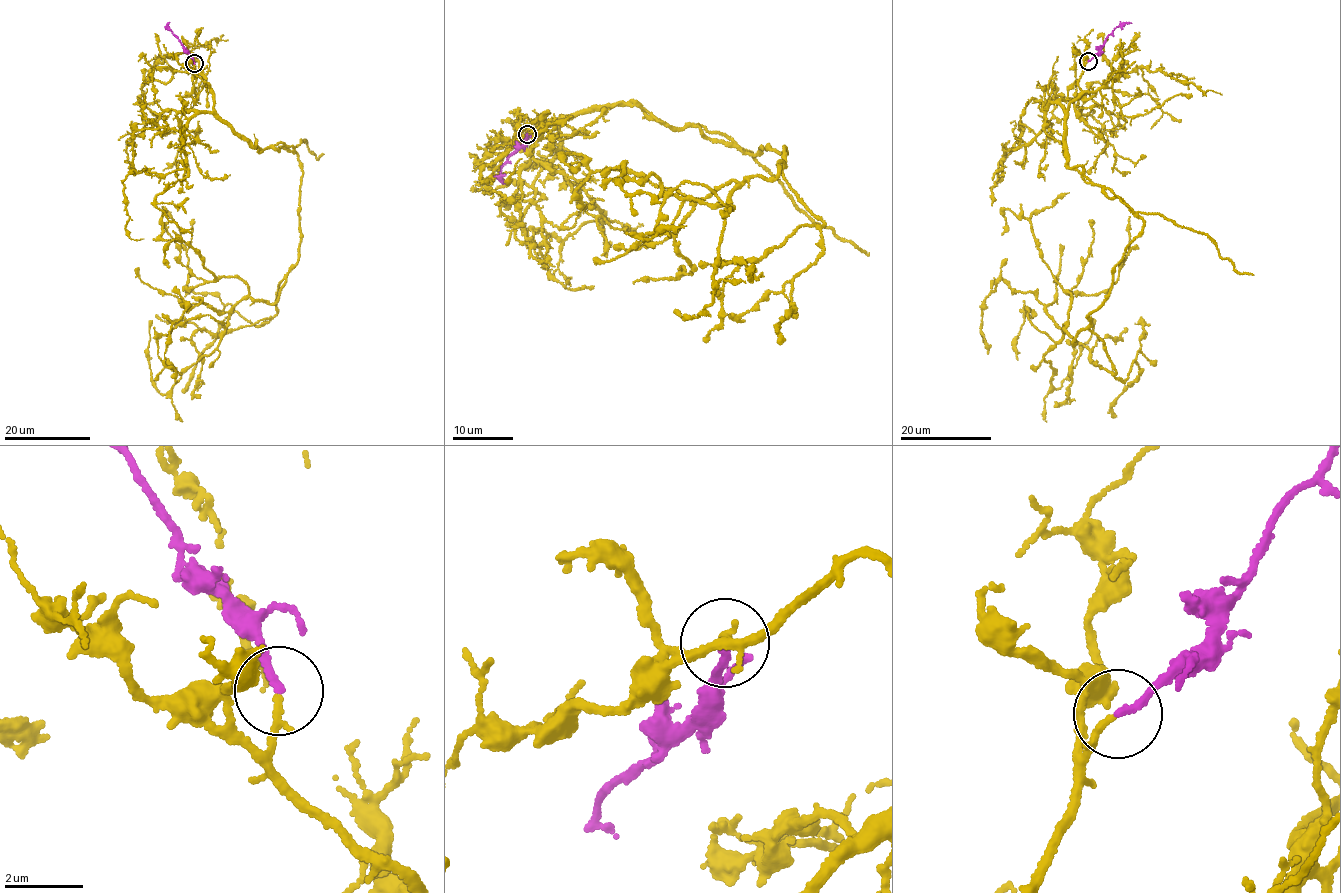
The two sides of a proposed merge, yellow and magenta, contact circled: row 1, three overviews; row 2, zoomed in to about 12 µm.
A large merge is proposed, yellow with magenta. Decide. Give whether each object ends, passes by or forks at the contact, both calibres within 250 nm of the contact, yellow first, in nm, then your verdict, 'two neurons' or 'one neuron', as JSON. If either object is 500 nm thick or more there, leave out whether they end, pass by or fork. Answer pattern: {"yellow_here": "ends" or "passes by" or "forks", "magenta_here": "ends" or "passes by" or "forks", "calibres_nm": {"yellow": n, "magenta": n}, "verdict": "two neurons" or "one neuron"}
{"yellow_here": "ends", "magenta_here": "ends", "calibres_nm": {"yellow": 170, "magenta": 180}, "verdict": "one neuron"}

